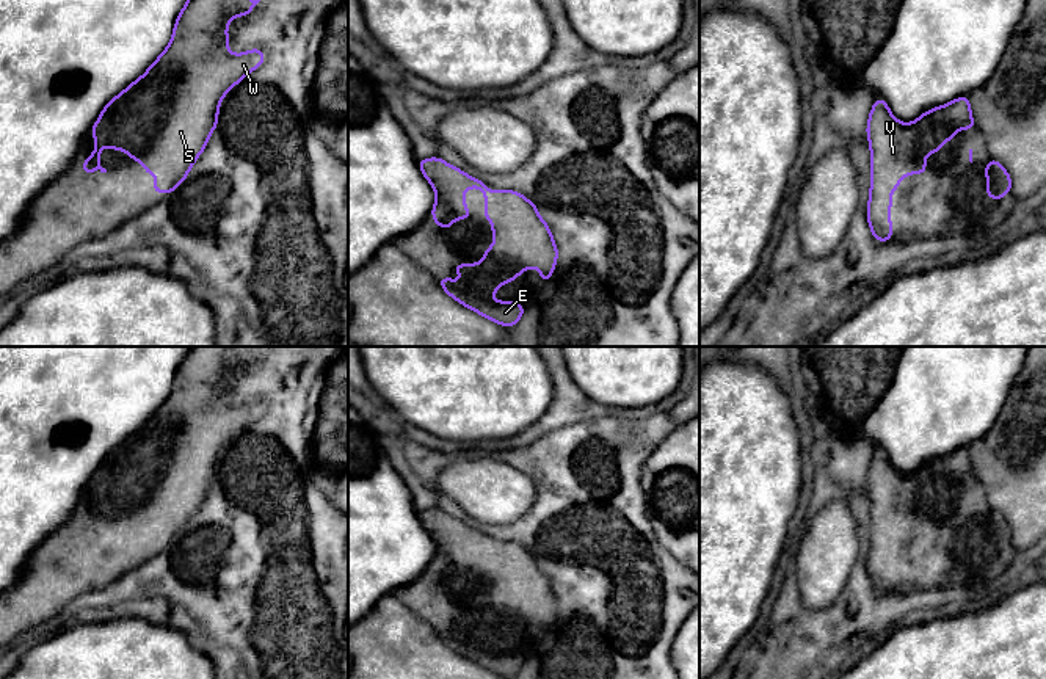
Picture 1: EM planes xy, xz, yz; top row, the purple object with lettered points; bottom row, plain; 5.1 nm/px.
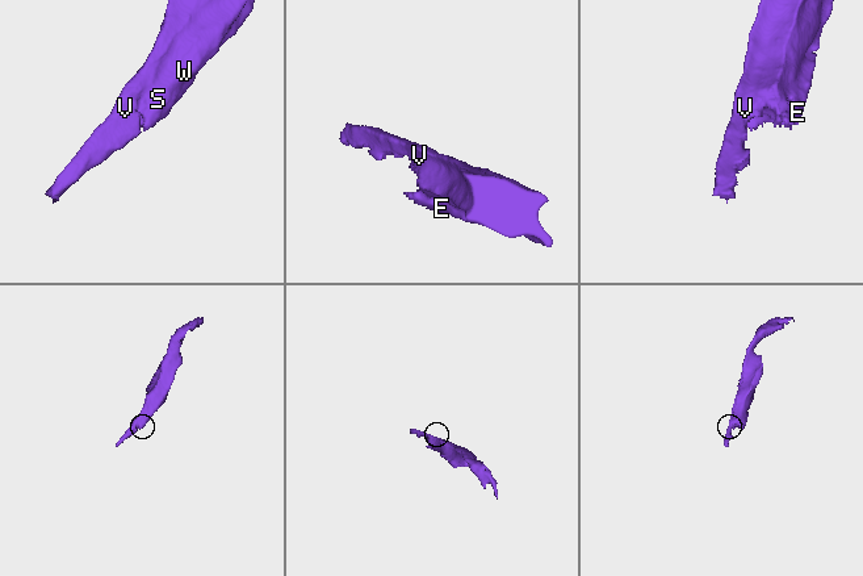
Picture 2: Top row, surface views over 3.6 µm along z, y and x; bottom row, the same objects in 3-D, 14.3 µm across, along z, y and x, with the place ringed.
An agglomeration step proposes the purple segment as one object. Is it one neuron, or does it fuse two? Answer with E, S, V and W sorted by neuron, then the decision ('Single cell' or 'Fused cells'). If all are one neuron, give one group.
Groups: E S V W. Single cell

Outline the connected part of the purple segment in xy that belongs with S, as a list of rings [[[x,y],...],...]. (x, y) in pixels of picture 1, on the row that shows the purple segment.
[[[188,0],[185,3],[176,19],[169,45],[138,80],[104,107],[99,121],[89,127],[94,132],[94,152],[82,163],[83,174],[93,174],[96,169],[107,172],[100,166],[100,149],[105,144],[107,149],[124,151],[133,162],[144,165],[146,174],[157,177],[157,183],[151,188],[152,193],[171,194],[188,177],[188,171],[207,147],[209,136],[218,127],[218,110],[223,97],[249,72],[262,66],[267,58],[259,47],[232,55],[227,45],[229,33],[226,31],[226,27],[237,16],[251,16],[251,9],[260,0],[235,0],[235,9],[231,13],[223,9],[224,2]]]

